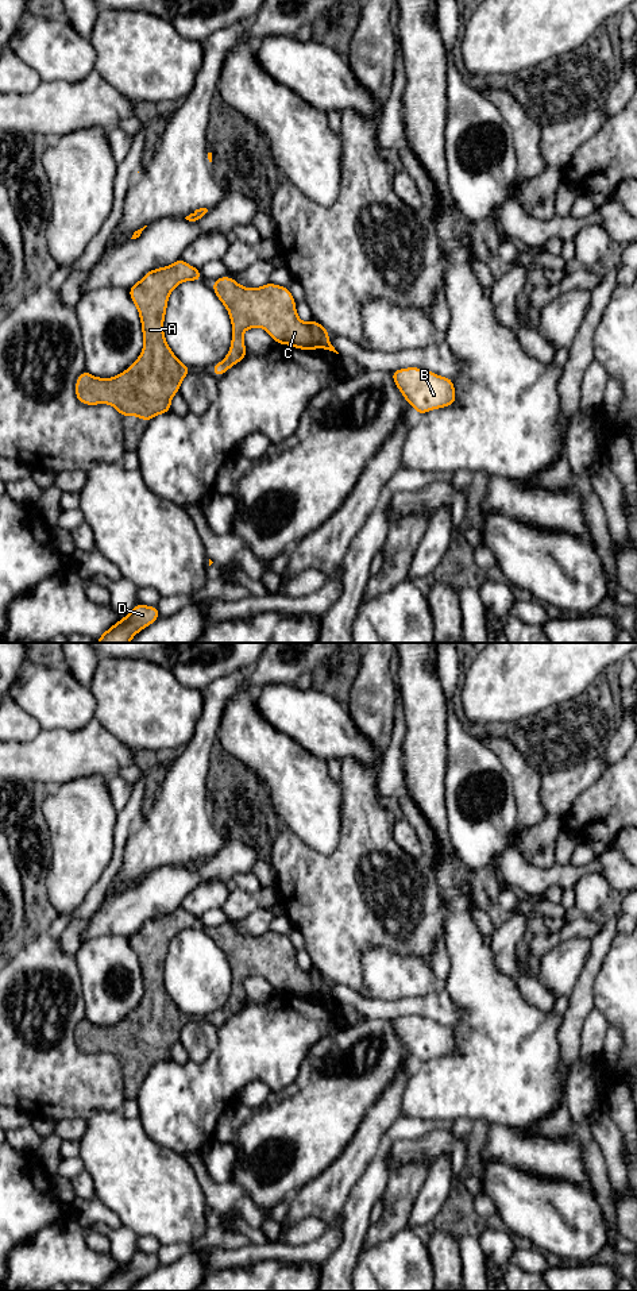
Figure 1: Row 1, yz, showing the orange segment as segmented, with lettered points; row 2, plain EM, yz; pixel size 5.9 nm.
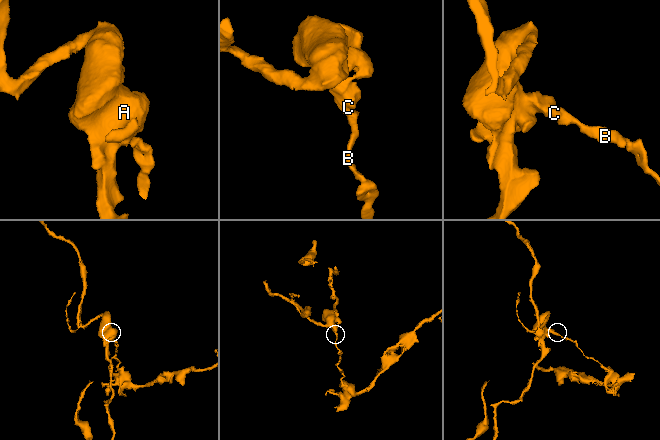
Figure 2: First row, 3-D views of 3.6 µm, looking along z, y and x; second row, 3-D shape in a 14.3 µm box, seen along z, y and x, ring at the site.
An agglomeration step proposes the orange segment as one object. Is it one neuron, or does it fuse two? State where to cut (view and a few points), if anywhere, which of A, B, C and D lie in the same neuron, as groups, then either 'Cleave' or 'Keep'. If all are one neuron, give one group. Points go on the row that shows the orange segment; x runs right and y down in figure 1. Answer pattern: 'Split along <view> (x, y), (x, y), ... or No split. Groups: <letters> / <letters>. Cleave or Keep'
Split along yz (309, 324), (311, 343), (307, 349). Groups: A C D / B. Cleave

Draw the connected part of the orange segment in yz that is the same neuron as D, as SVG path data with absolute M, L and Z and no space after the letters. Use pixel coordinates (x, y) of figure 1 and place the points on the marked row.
M138 604L126 617L105 631L97 639L97 643L130 643L138 632L151 625L159 617L158 606Z

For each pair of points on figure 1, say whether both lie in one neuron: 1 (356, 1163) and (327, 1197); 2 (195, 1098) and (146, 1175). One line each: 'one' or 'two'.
1: one
2: two

